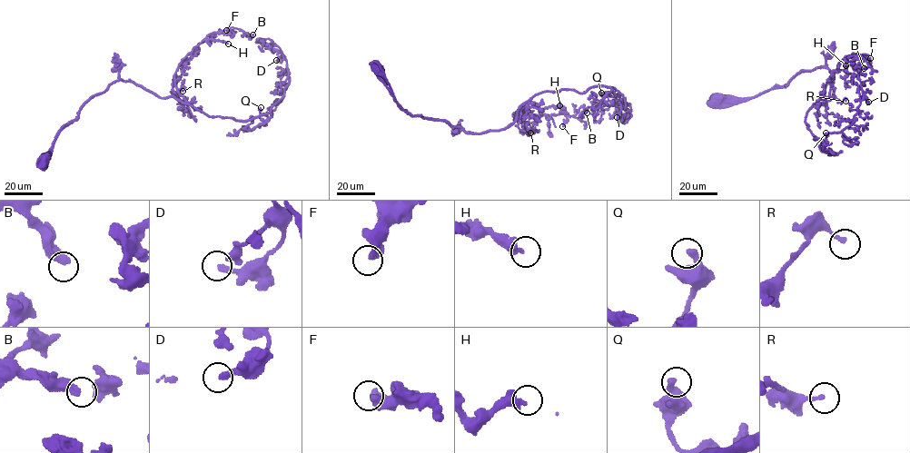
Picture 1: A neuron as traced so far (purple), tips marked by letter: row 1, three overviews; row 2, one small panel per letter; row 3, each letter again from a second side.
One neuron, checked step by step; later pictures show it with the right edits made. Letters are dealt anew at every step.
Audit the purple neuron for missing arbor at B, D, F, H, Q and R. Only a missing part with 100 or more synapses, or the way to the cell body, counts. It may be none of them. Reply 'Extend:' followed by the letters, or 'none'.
Extend: none

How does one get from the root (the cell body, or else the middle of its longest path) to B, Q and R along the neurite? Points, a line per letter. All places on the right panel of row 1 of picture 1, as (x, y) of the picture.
B: (718, 98), (752, 97), (825, 67), (834, 93), (814, 105), (839, 63), (860, 54), (864, 68)
Q: (718, 98), (752, 97), (825, 67), (834, 93), (816, 101), (805, 120), (823, 149), (825, 132)
R: (718, 98), (752, 97), (821, 67), (833, 74), (834, 93), (814, 105), (825, 104), (829, 96), (845, 101)

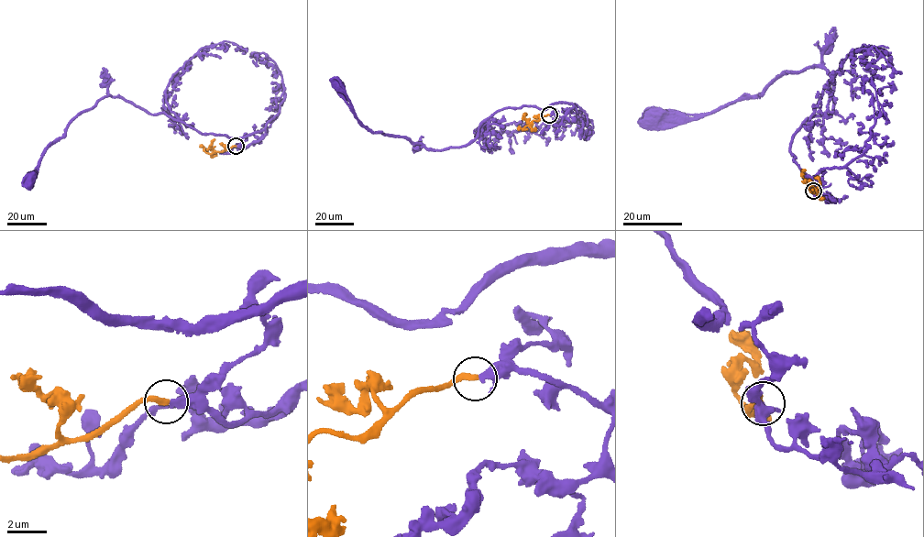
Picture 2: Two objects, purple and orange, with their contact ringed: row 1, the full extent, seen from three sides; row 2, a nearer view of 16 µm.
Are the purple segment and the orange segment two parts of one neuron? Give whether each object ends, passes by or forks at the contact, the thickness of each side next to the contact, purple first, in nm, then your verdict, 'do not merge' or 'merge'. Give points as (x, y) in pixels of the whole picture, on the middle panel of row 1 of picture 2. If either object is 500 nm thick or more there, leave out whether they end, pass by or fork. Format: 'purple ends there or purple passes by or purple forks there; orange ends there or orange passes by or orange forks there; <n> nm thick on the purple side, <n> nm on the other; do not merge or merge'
purple passes by; orange ends there; 240 nm thick on the purple side, 280 nm on the other; merge

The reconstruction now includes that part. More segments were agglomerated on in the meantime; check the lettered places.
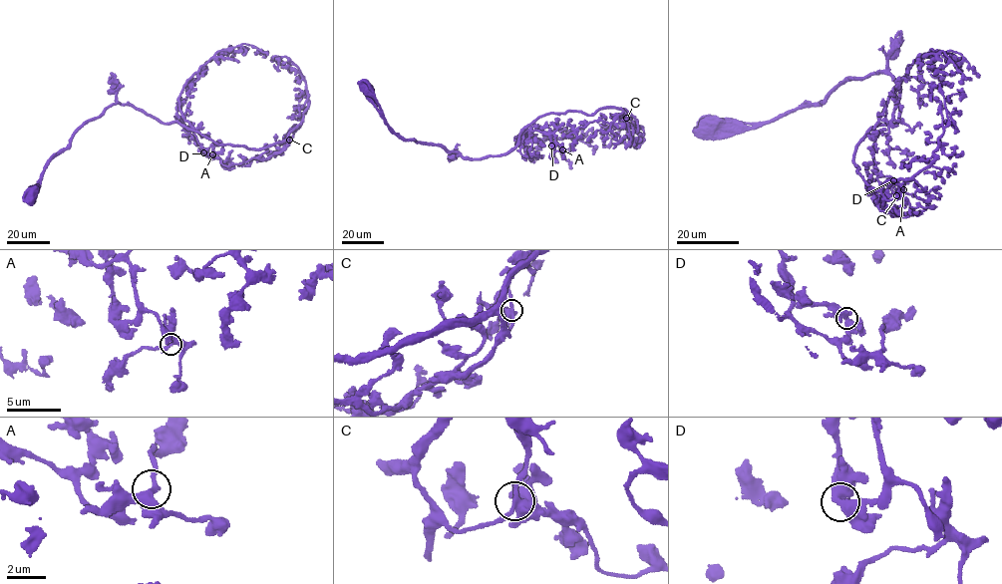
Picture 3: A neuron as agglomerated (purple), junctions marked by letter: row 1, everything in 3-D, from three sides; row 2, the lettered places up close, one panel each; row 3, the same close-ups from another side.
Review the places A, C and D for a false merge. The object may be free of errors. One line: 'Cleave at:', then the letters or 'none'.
Cleave at: none

